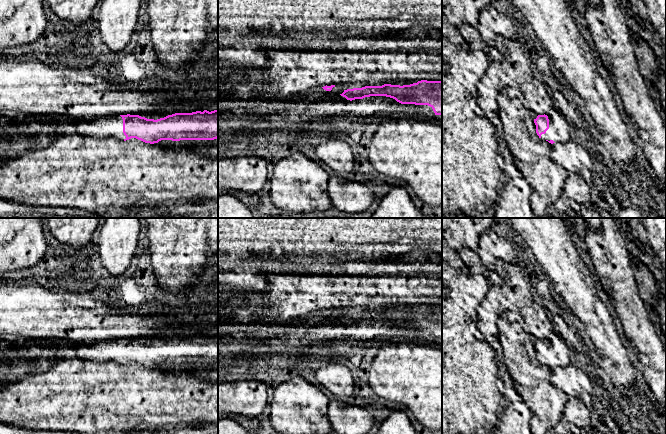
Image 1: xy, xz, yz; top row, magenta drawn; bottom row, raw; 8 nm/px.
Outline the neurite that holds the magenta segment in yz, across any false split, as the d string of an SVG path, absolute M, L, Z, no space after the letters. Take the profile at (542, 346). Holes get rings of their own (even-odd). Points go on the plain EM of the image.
M552 332L547 339L538 339L534 343L536 357L549 367L567 366L574 362L574 356L571 353L572 348L564 341L561 336Z

